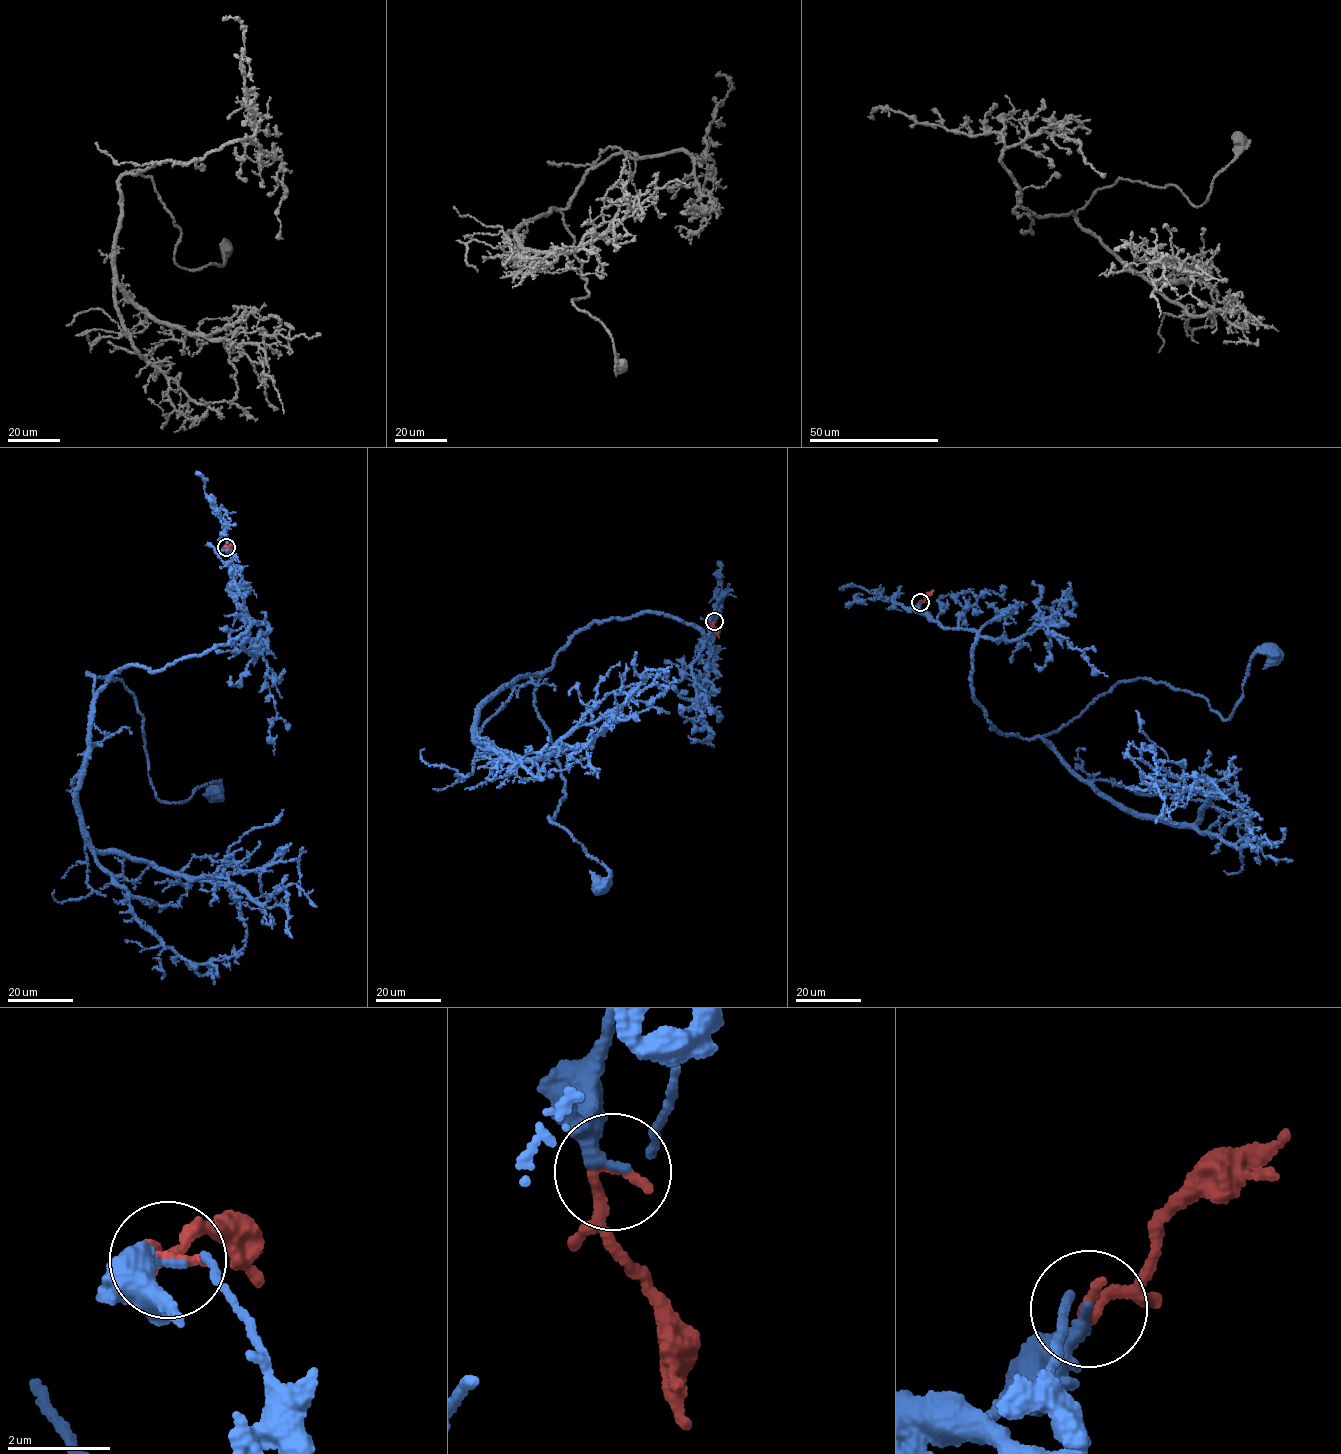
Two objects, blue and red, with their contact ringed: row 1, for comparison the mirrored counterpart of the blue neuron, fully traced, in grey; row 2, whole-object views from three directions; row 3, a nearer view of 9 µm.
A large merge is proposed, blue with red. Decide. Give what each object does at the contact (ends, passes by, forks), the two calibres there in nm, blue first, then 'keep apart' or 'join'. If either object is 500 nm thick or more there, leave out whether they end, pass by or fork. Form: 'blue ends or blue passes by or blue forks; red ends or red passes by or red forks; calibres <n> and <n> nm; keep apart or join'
blue passes by; red ends; calibres 240 and 240 nm; join

